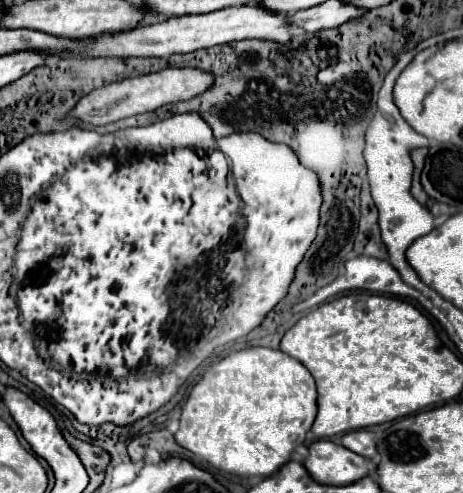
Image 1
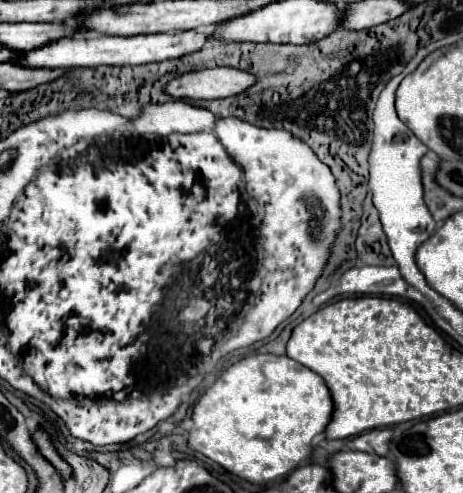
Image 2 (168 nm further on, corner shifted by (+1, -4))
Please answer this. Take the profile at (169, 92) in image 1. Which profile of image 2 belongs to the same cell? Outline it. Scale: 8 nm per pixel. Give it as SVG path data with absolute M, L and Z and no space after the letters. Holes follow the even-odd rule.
M216 67L174 77L162 91L172 99L222 99L246 91L254 81L254 75L240 69Z

